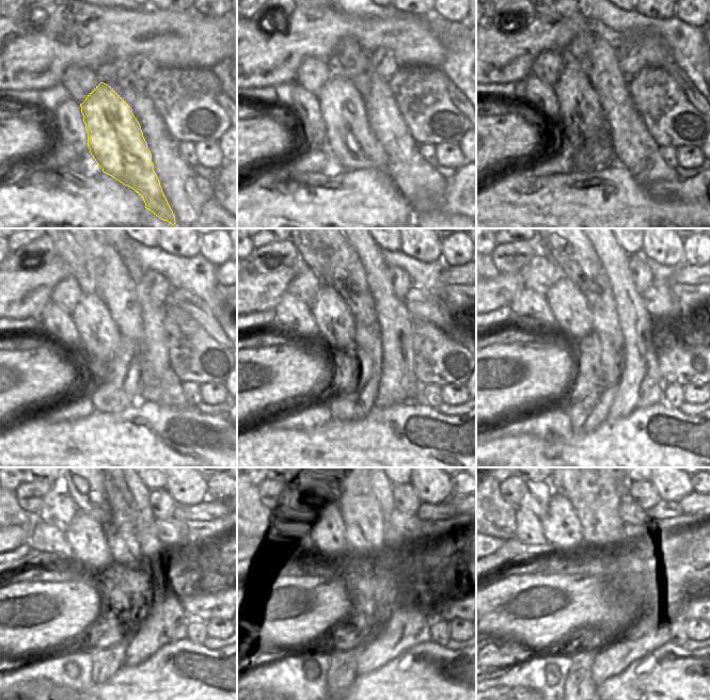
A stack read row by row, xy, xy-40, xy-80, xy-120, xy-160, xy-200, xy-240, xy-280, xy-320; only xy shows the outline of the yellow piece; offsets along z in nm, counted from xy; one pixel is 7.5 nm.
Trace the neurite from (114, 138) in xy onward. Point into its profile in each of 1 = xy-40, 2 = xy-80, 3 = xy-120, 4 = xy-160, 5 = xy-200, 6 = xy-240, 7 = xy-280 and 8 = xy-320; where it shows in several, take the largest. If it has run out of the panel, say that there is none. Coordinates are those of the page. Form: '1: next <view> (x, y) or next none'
1: next xy-40 (351, 141)
2: next xy-80 (586, 133)
3: next xy-120 (110, 366)
4: next xy-160 (335, 324)
5: next xy-200 (572, 314)
6: next xy-240 (85, 536)
7: next xy-280 (322, 530)
8: next xy-320 (561, 527)

